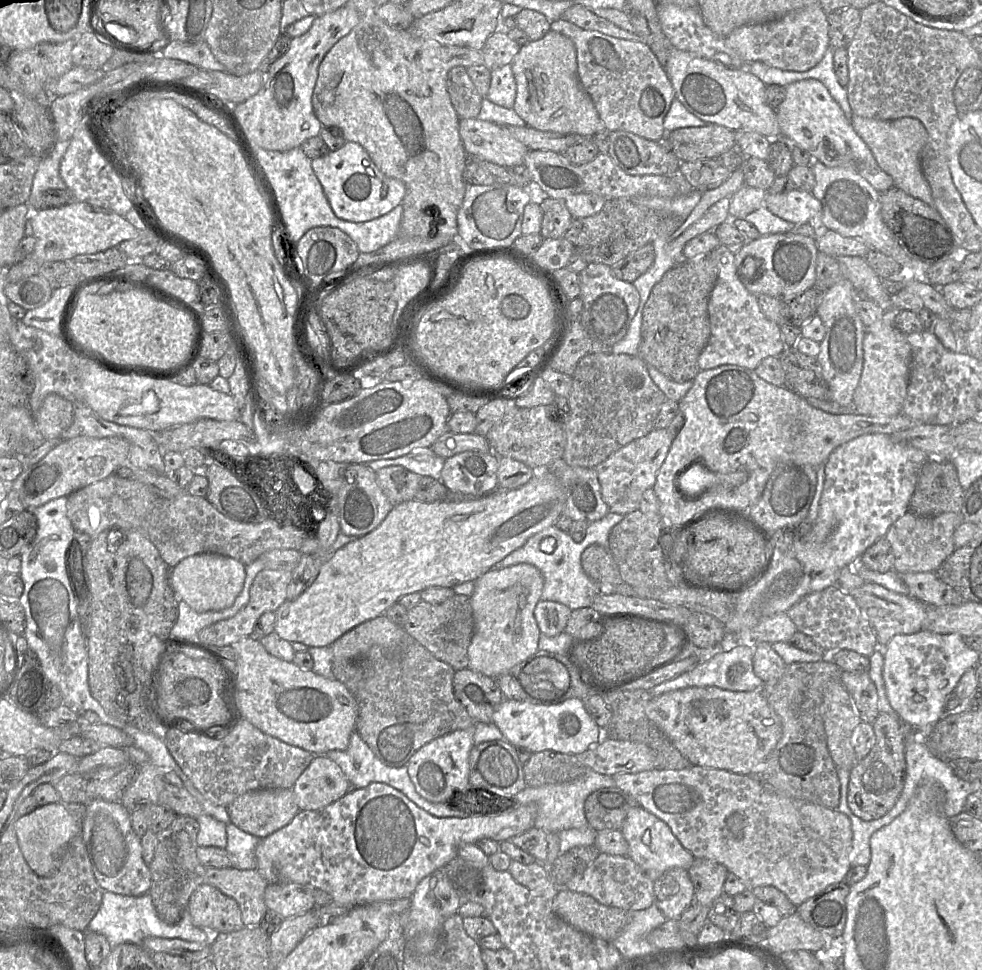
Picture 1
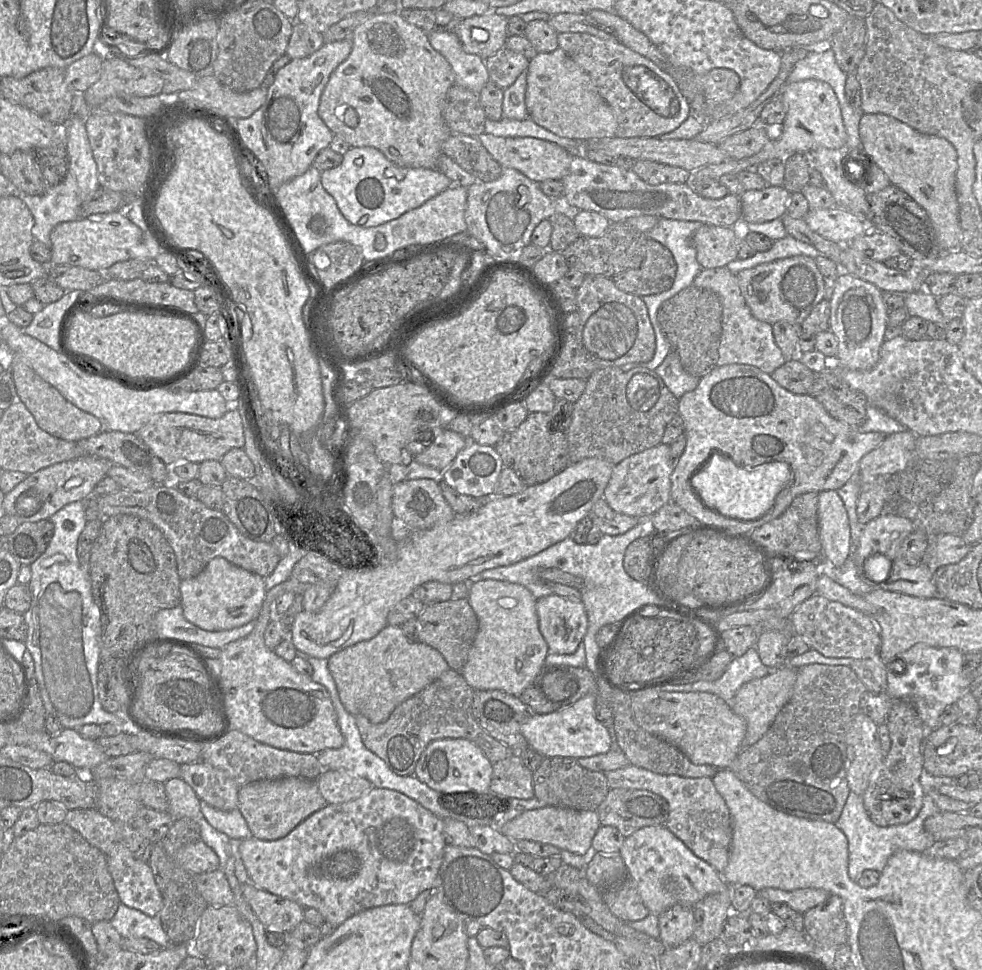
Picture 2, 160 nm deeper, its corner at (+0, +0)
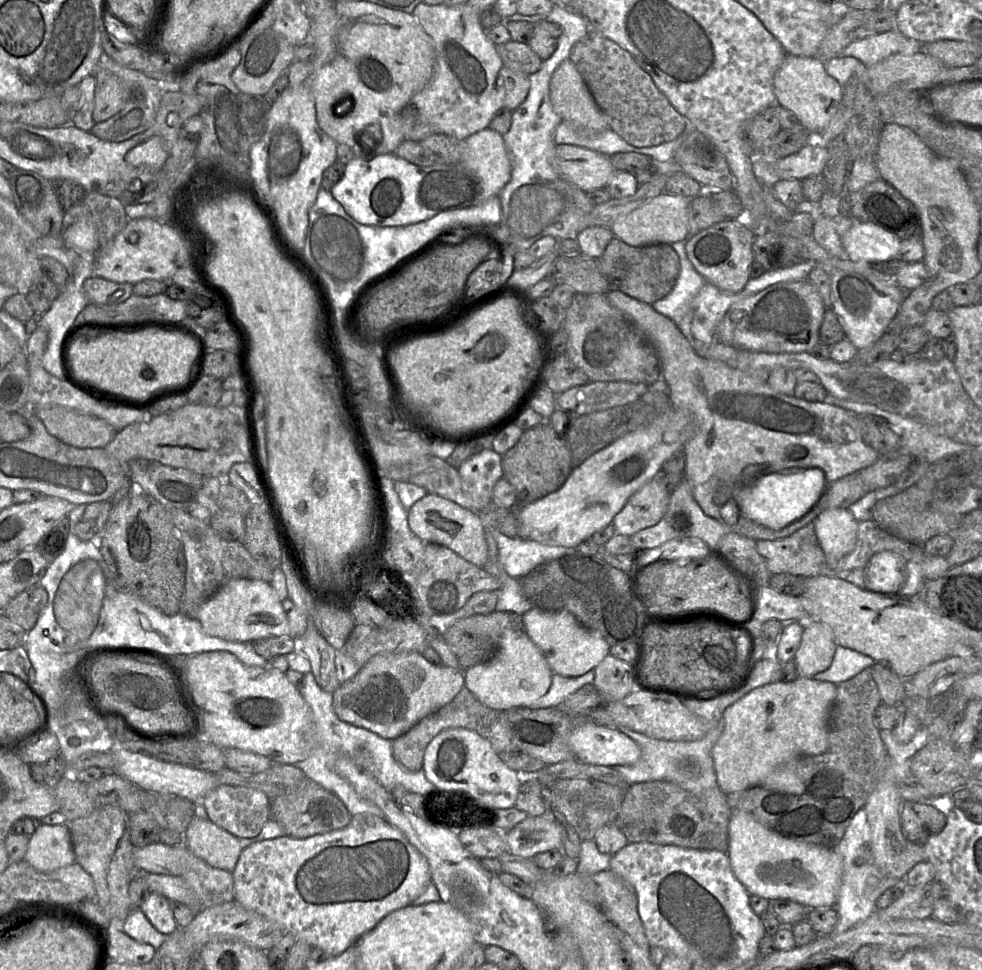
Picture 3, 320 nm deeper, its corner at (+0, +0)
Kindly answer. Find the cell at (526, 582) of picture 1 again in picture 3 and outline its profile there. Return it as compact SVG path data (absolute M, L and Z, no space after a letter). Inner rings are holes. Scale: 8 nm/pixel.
M525 629L505 631L494 655L486 662L463 672L465 687L485 706L498 711L529 707L545 695L552 683L553 672L542 651Z

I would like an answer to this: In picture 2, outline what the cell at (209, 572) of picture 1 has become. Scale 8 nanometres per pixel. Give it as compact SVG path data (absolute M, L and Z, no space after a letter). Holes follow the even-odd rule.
M215 557L197 576L181 580L180 594L184 617L190 623L206 631L230 630L256 619L266 596L265 578Z

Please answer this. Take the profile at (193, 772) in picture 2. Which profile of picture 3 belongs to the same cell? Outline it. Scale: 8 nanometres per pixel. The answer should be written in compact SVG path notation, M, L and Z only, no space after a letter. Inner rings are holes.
M223 784L210 791L203 799L202 805L206 817L238 838L257 836L264 824L271 818L271 800L261 790L236 785Z

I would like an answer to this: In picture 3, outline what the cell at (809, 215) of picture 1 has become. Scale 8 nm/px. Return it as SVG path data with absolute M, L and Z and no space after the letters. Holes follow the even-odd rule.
M853 218L842 243L853 262L875 263L899 258L901 239L872 223Z

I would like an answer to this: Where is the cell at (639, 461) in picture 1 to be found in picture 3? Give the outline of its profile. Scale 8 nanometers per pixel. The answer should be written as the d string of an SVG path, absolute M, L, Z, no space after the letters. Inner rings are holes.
M661 476L644 484L614 517L612 525L618 534L631 536L656 525L666 514L670 494Z

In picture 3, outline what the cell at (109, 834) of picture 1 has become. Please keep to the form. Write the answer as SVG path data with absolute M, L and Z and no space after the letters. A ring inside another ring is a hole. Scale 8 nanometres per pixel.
M148 892L138 907L148 918L152 926L165 936L177 928L170 901L155 892Z

